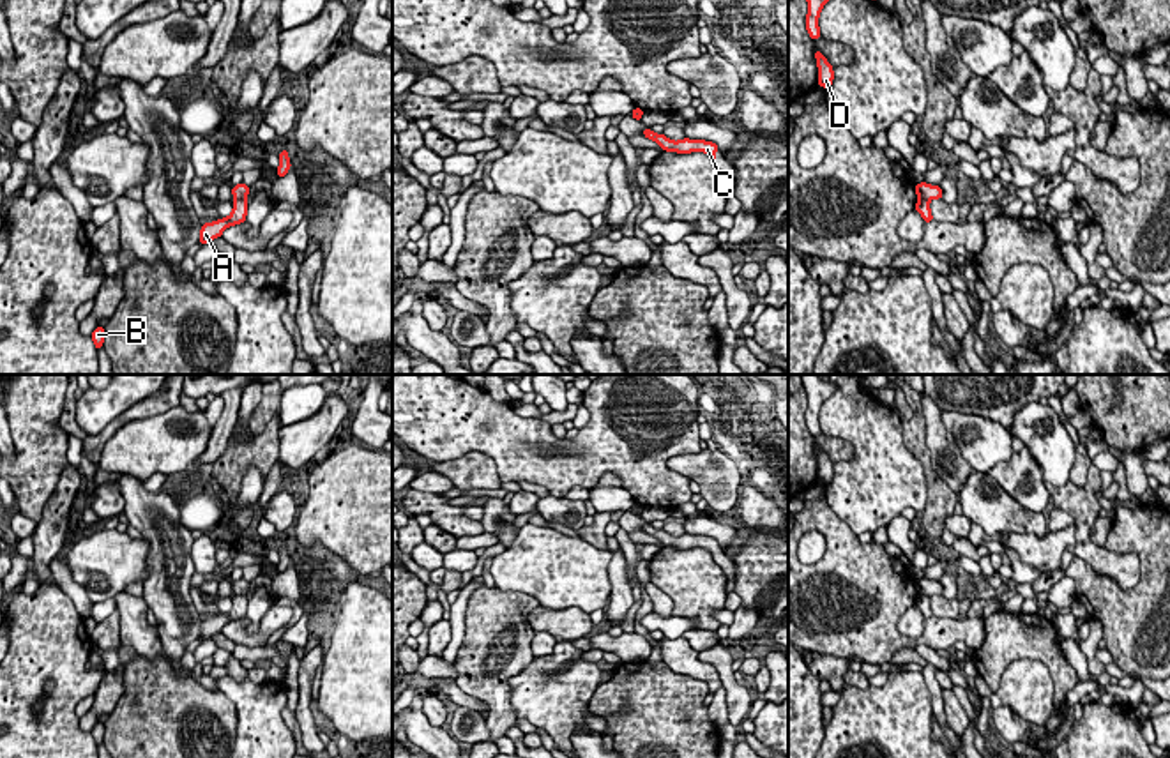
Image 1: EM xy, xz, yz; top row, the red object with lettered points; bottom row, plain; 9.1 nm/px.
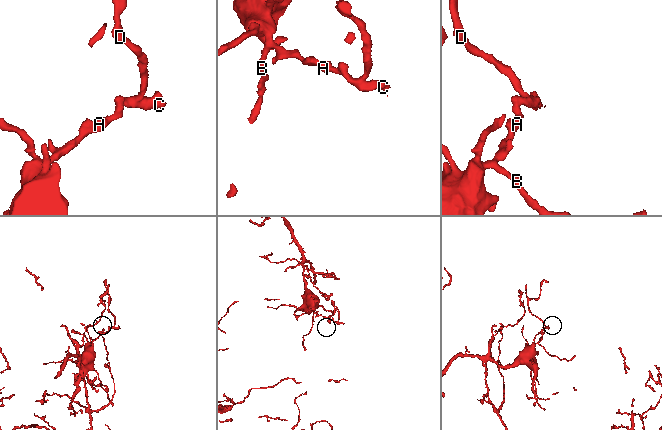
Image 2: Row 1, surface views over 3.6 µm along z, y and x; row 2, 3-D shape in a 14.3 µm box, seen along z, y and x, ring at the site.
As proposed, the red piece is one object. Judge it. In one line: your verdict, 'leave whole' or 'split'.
split

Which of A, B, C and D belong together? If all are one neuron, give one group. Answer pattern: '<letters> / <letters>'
A B / C D

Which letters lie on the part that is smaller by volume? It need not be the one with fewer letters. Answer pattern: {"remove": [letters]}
{"remove": ["C", "D"]}

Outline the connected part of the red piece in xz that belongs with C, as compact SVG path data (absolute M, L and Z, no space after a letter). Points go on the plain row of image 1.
M650 523L643 525L643 532L659 539L661 546L677 548L677 550L705 548L712 553L712 557L716 555L716 548L719 546L718 541L712 537L689 535L689 534L673 537L665 530L652 528Z

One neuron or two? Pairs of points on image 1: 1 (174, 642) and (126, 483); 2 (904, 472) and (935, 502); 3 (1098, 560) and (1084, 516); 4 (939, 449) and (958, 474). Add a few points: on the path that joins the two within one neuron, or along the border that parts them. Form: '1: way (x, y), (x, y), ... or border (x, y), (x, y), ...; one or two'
1: way (170, 603), (163, 591), (161, 548), (149, 522); one
2: border (912, 456), (926, 485), (919, 515); two
3: way (1087, 550), (1084, 546), (1084, 527); one
4: way (941, 454), (953, 469); one

